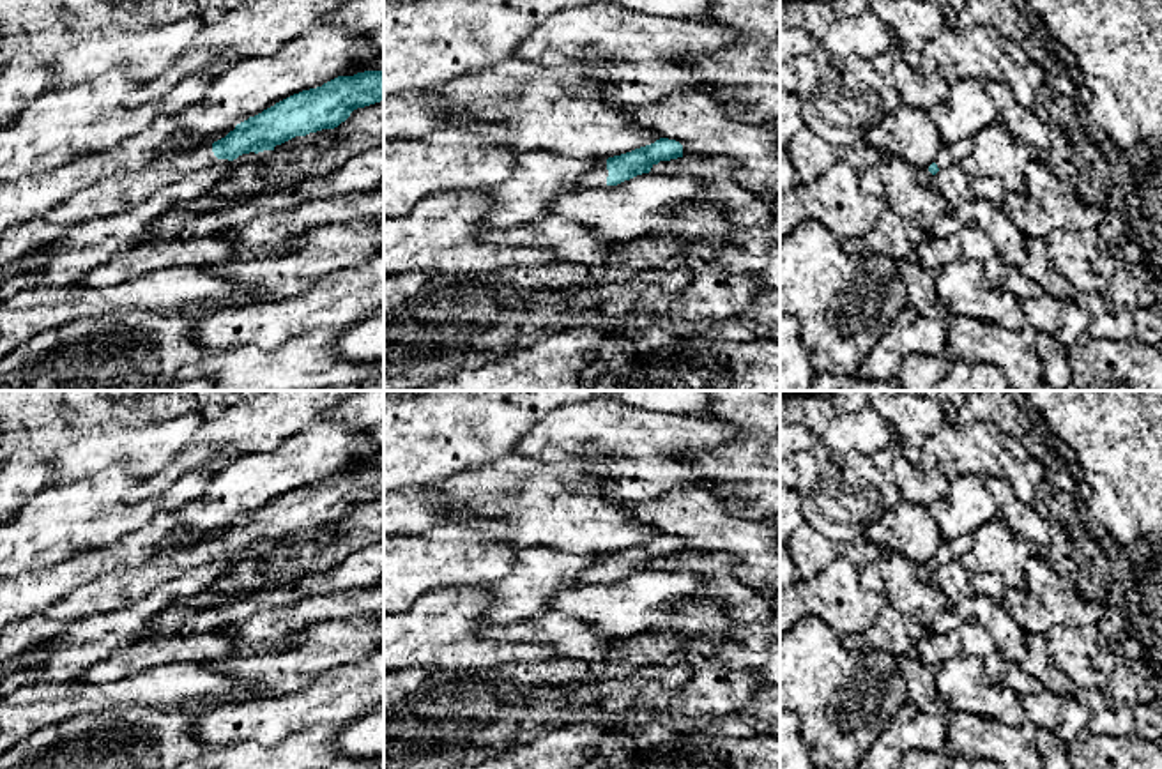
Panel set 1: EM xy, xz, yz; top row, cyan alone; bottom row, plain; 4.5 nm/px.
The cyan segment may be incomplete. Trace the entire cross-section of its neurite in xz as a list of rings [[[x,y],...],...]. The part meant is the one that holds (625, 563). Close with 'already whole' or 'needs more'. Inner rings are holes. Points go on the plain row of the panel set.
[[[660,534],[651,541],[631,548],[598,553],[600,560],[580,575],[582,583],[617,582],[637,571],[649,569],[660,557],[683,553],[683,541],[676,536]]]; needs more

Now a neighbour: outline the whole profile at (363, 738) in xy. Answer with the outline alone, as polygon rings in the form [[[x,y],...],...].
[[[384,705],[341,727],[334,748],[352,758],[384,757]]]

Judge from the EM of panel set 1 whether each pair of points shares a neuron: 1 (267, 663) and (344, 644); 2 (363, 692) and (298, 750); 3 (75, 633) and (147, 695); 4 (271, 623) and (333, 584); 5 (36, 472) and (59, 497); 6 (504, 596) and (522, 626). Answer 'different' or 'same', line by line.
1: same
2: different
3: different
4: different
5: different
6: different

